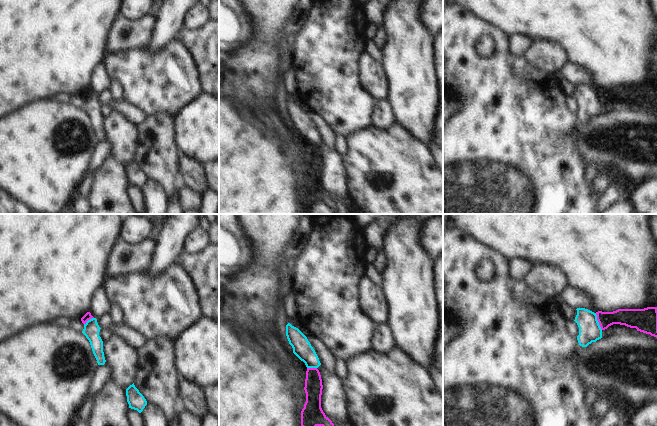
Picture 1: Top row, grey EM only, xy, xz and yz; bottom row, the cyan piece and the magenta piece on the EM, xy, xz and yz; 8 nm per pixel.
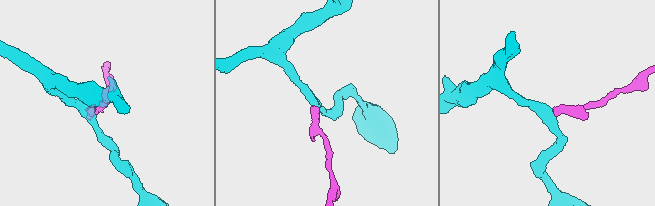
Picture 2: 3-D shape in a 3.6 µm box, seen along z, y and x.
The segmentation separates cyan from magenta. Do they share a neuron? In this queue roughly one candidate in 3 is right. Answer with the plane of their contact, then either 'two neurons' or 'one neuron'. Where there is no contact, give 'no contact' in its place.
yz | two neurons

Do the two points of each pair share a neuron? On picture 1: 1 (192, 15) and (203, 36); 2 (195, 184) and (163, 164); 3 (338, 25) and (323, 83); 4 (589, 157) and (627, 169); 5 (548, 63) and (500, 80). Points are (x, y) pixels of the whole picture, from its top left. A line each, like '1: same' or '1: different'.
1: different
2: different
3: same
4: same
5: different

